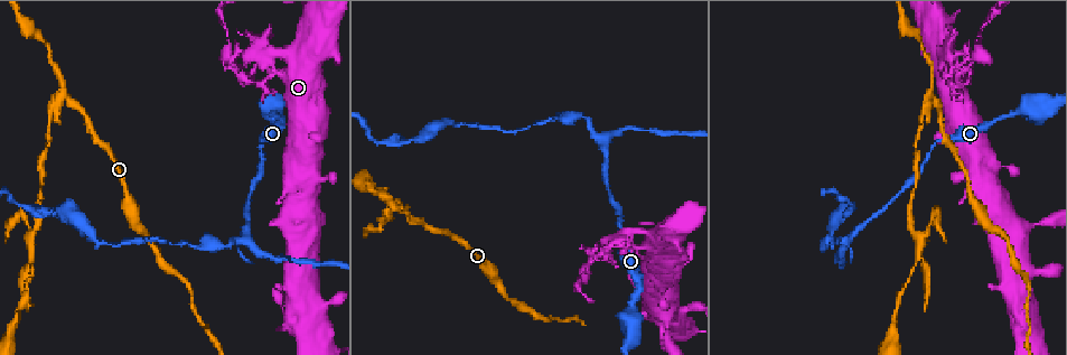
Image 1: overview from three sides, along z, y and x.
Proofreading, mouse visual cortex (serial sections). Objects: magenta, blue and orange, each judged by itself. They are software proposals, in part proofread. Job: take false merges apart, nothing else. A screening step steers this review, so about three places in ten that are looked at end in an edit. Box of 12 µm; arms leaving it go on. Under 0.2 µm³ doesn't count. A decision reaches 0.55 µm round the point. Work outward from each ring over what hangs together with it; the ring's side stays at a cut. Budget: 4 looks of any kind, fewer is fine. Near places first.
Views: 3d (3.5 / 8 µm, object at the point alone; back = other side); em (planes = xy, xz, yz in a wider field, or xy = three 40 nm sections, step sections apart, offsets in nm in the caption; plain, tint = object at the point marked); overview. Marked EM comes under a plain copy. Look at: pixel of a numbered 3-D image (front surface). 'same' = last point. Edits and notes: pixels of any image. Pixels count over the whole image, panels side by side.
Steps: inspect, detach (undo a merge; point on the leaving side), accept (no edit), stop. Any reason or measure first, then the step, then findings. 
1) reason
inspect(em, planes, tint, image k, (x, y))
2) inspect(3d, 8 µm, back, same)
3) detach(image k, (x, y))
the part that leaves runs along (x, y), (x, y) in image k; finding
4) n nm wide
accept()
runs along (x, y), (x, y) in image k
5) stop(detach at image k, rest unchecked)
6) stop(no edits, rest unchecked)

sharp bend
inspect(3d, 3.5 µm, back, image 1, (654, 234))

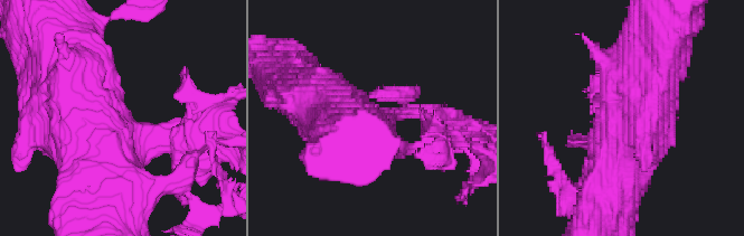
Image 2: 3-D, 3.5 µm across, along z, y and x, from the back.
now the EM
inspect(em, xy, step 3, tint, image 2, (124, 132))

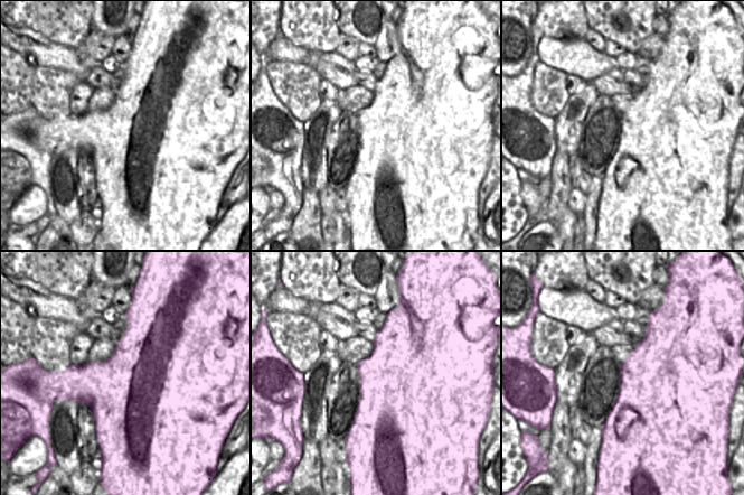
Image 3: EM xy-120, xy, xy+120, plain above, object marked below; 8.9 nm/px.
800 nm wide
detach(image 2, (222, 109))
the part that leaves runs along (171, 133), (231, 140) in image 2; two cells meet here

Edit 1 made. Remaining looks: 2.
a fork
inspect(3d, 3.5 µm, image 1, (244, 238))

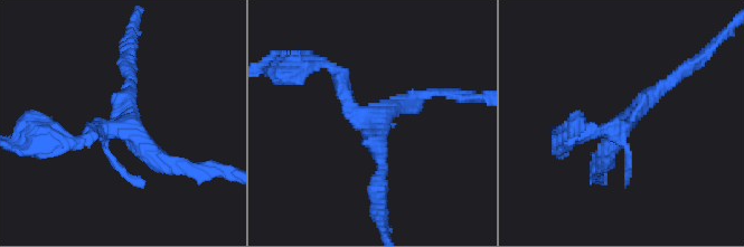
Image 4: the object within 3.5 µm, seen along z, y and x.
now the EM
inspect(em, xy, step 2, tint, image 4, (125, 128))

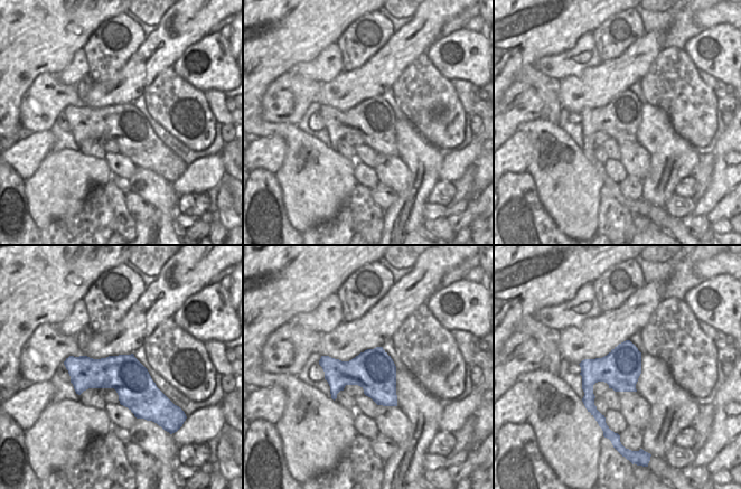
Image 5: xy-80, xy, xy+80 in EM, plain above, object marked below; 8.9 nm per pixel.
accept()
runs along (677, 75), (622, 126), (571, 140) in image 4; all the same cell

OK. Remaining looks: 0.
stop(detach at image 2, rest unchecked)

